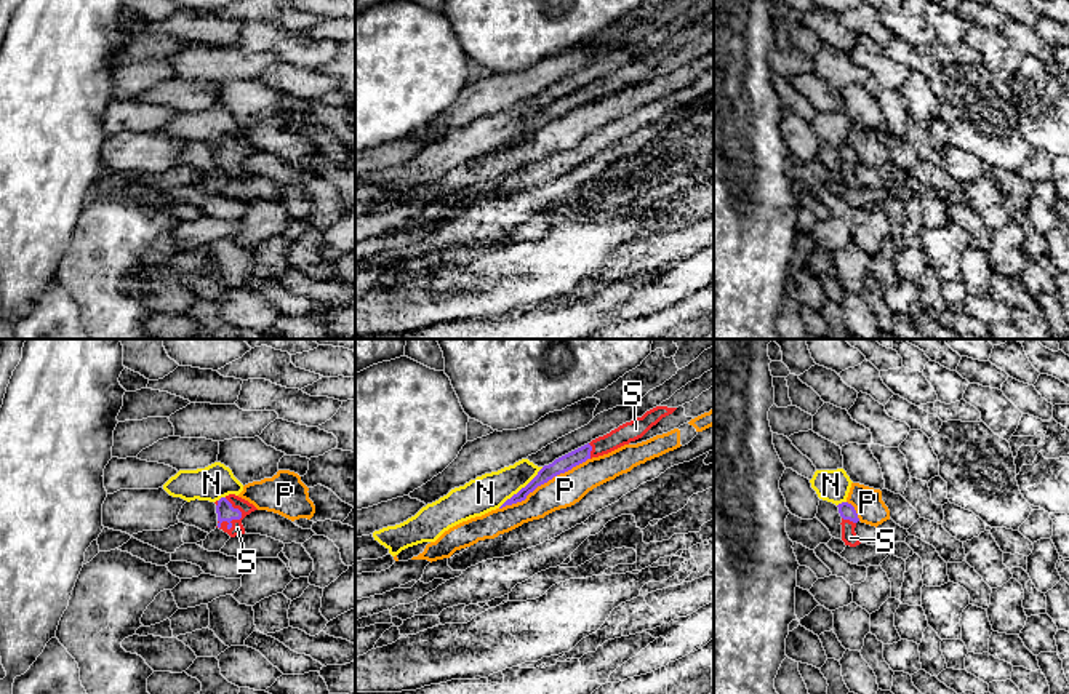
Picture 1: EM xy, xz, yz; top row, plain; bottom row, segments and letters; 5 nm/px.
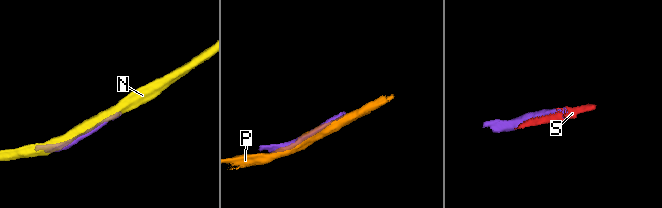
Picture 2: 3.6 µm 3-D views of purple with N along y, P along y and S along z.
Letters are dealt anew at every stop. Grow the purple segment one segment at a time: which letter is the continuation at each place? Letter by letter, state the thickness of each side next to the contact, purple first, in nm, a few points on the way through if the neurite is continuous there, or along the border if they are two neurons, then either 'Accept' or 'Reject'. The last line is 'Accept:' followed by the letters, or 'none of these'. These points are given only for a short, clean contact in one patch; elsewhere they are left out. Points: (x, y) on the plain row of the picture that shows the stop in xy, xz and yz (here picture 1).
N: Thickness 80 nm (purple) against 180 nm. Reject
P: Thickness 80 nm (purple) against 170 nm. Reject
S: Thickness 90 nm (purple) against 70 nm. Accept
Accept: S

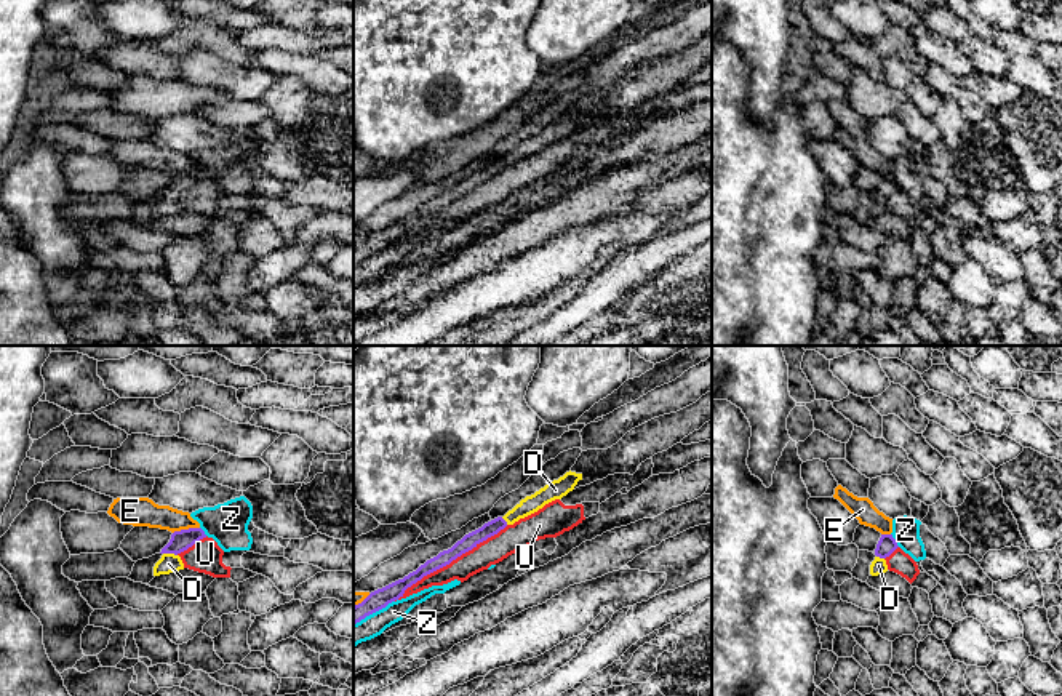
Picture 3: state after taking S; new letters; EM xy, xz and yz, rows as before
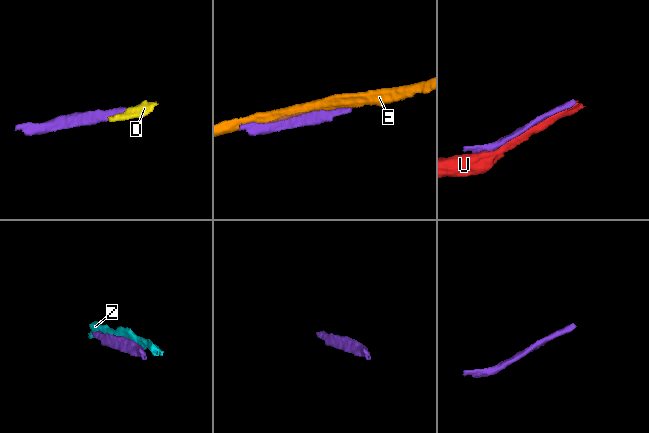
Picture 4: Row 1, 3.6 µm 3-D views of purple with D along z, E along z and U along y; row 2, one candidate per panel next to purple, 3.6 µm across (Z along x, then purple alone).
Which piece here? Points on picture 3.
D: Thickness 100 nm (purple) against 100 nm. Path across: xy (183, 181), (170, 194), (168, 205). Accept
E: Thickness 100 nm (purple) against 140 nm. Reject
U: Thickness 80 nm (purple) against 140 nm. Reject
Z: Thickness 90 nm (purple) against 140 nm. Reject
Accept: D

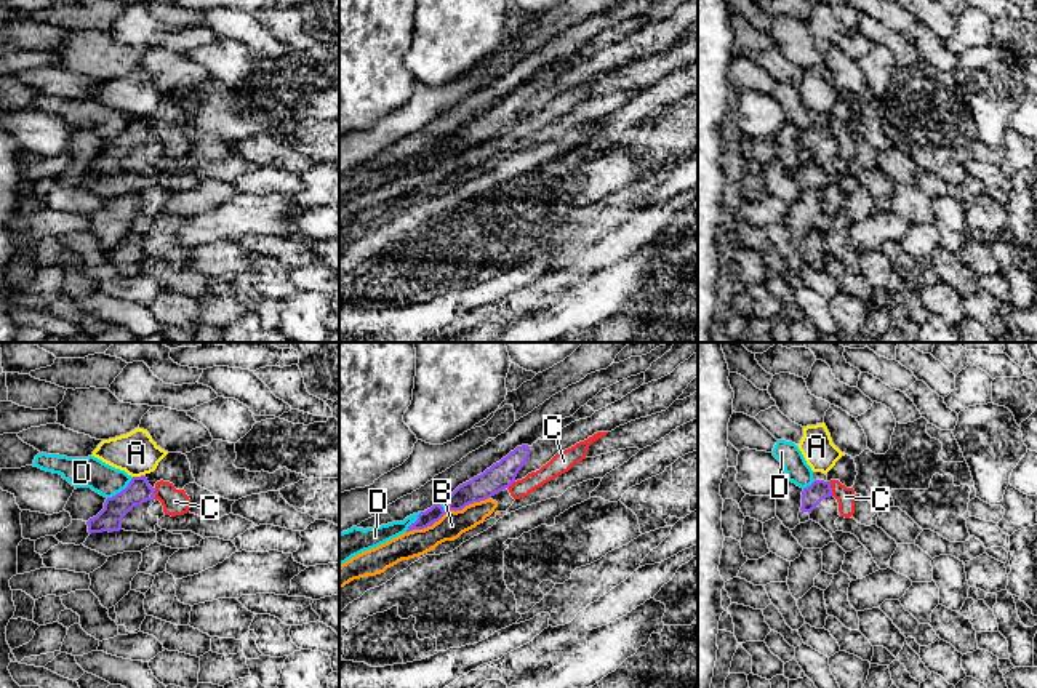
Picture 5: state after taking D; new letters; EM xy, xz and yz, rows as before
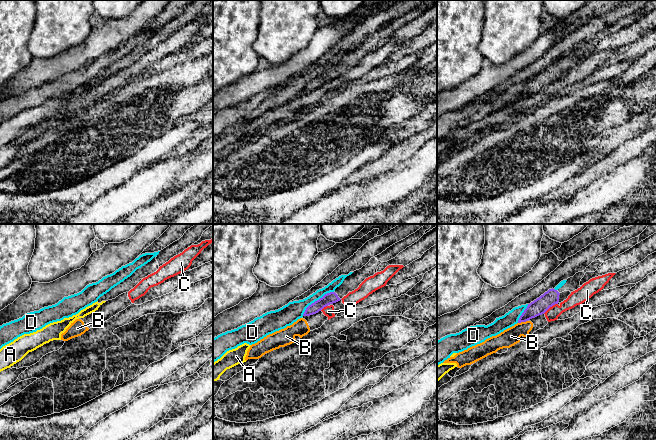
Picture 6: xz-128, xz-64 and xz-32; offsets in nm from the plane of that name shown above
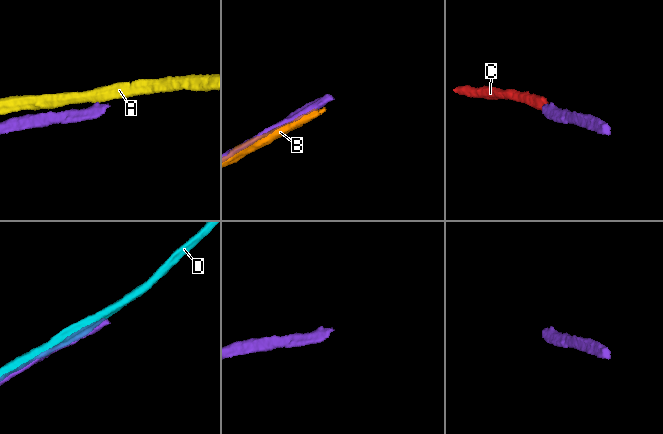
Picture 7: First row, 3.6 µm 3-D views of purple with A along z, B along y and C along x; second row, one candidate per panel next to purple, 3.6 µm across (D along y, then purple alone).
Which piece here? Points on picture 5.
A: Thickness 120 nm (purple) against 220 nm. Boundary: xy (143, 116), (133, 119). Reject
B: Thickness 140 nm (purple) against 140 nm. Reject
C: Thickness 100 nm (purple) against 100 nm. Boundary: yz (828, 124), (832, 136). Reject
D: Thickness 120 nm (purple) against 160 nm. Reject
Accept: none of these

